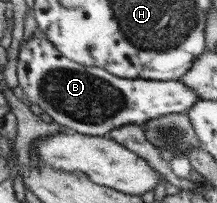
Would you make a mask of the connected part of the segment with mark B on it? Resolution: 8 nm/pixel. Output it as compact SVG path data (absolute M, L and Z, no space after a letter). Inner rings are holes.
M39 30L33 38L20 42L16 67L19 86L29 103L37 104L55 123L71 132L89 136L105 137L126 124L143 126L152 118L186 113L200 99L191 87L181 81L117 78L107 73L107 69L80 65L64 57Z

